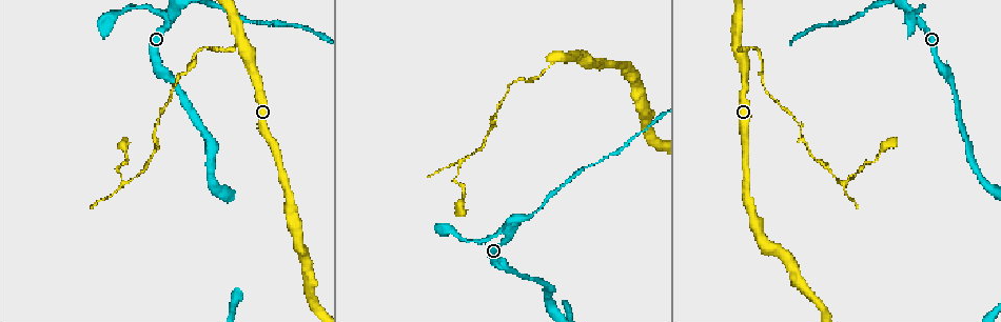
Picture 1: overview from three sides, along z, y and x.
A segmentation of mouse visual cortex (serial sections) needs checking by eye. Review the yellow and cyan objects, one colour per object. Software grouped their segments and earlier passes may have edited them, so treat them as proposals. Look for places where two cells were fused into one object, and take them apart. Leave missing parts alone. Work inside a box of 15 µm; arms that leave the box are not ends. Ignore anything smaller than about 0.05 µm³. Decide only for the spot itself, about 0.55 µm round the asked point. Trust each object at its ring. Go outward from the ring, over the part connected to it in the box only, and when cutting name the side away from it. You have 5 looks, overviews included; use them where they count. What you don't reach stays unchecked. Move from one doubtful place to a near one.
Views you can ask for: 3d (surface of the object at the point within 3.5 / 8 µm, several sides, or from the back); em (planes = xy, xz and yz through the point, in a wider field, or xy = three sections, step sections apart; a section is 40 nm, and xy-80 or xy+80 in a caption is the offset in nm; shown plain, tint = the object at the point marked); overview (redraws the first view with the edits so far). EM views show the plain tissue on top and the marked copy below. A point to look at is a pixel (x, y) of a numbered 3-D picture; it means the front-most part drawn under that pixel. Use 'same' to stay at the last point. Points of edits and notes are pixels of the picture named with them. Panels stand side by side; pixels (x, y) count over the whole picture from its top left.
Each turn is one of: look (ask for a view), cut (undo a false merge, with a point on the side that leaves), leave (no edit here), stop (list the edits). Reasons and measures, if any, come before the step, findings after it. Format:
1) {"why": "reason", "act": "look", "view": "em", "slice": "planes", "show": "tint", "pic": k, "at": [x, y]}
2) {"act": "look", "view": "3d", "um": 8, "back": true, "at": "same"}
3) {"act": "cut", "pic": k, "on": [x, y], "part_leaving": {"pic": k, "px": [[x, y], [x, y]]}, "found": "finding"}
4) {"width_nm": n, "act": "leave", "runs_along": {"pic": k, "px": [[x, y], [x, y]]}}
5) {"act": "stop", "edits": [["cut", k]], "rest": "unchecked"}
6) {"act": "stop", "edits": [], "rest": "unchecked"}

{"why": "abrupt turn", "act": "look", "view": "3d", "um": 3.5, "pic": 1, "at": [127, 183]}

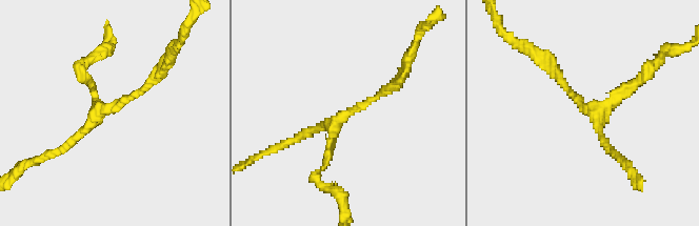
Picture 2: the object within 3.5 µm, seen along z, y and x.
{"act": "leave", "runs_along": {"pic": 2, "px": [[393, 84], [335, 122], [319, 170]]}, "found": "all the same cell"}

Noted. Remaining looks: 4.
{"why": "branch point", "act": "look", "view": "3d", "um": 3.5, "back": true, "pic": 1, "at": [509, 230]}

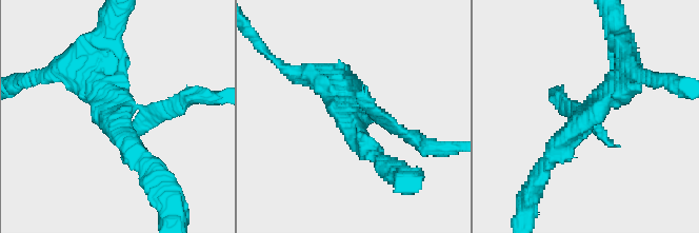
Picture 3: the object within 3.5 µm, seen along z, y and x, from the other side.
{"act": "look", "view": "em", "slice": "xy", "step": 2, "show": "tint", "pic": 3, "at": [116, 115]}

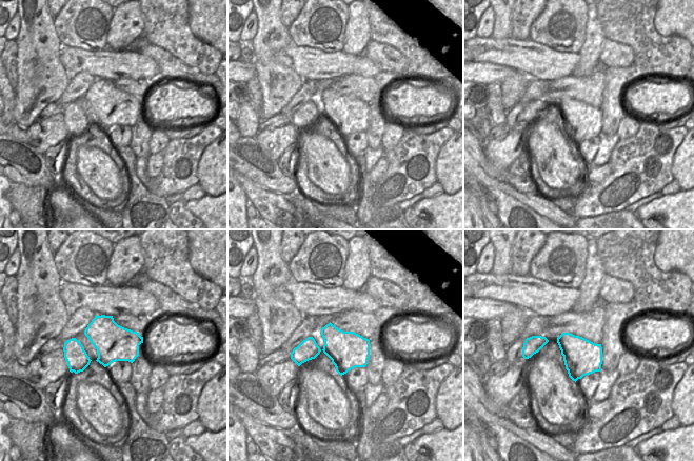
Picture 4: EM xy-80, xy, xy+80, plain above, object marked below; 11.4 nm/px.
{"act": "leave", "runs_along": {"pic": 3, "px": [[543, 164], [573, 129], [627, 77]]}, "found": "all the same cell"}

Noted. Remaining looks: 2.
{"act": "stop", "edits": [], "rest": "unchecked"}

